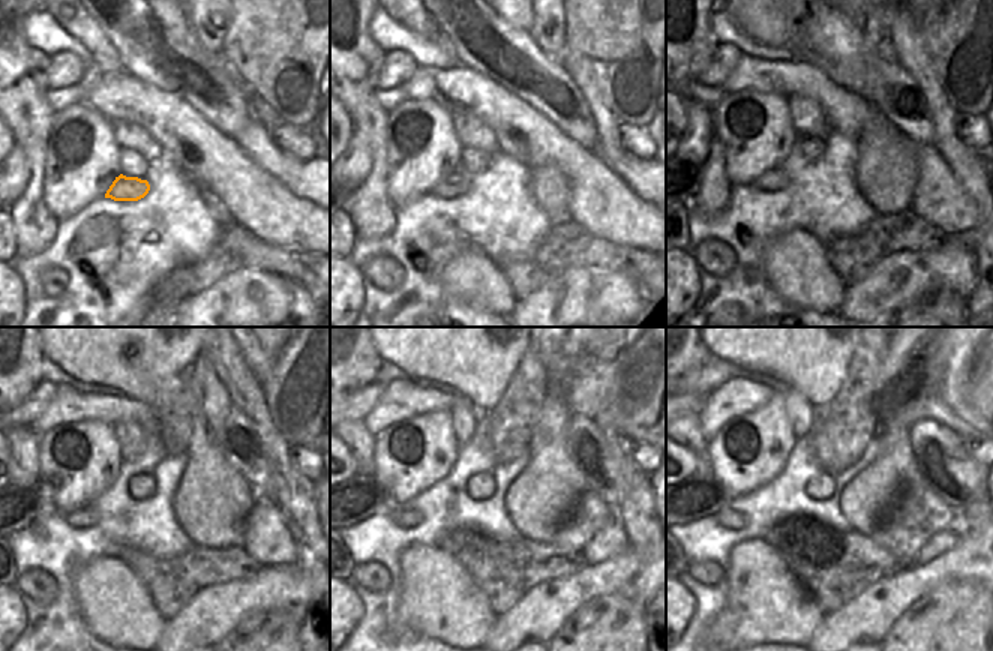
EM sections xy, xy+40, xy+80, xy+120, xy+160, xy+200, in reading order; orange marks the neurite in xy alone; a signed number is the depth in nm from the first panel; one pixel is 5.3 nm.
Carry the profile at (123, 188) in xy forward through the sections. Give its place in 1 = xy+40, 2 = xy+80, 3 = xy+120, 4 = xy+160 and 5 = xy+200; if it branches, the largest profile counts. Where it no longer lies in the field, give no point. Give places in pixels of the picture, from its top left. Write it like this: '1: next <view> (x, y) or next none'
1: next xy+40 (456, 185)
2: next xy+80 (771, 180)
3: next xy+120 (84, 518)
4: next xy+160 (404, 518)
5: next xy+200 (726, 518)

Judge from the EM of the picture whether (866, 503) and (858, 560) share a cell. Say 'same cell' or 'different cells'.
different cells

